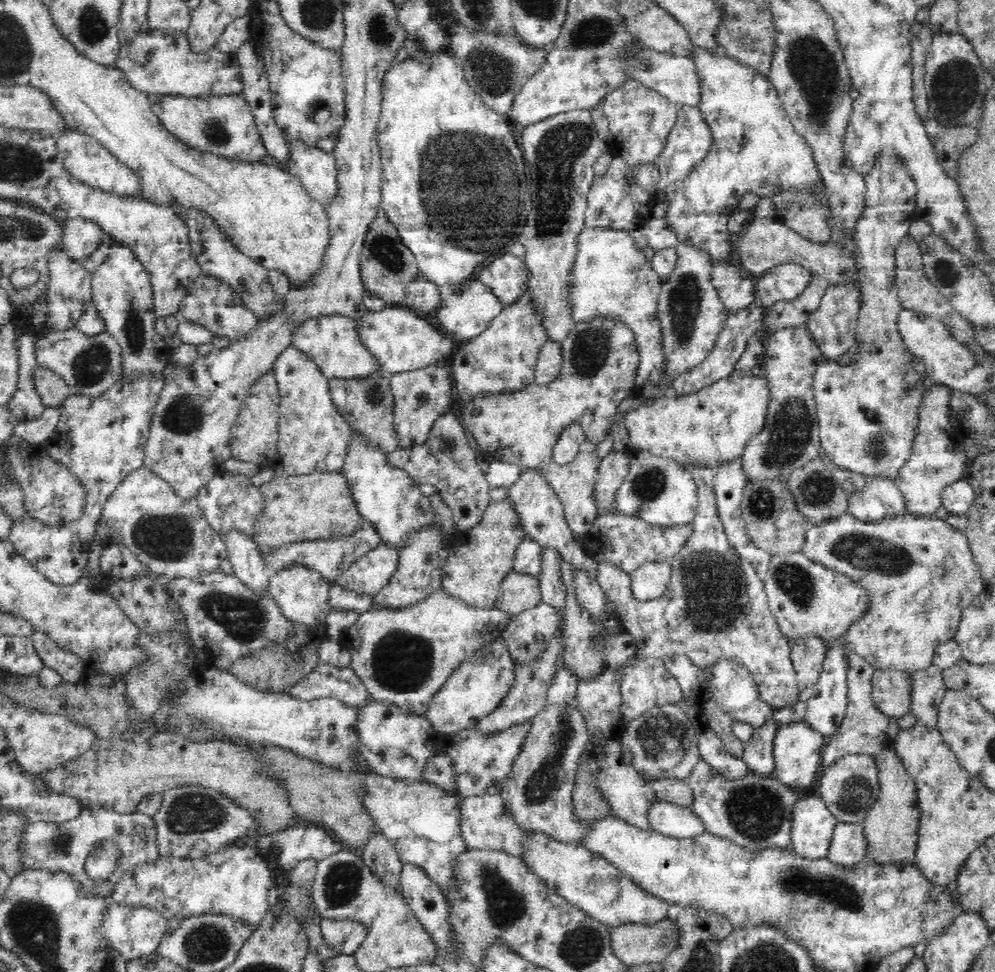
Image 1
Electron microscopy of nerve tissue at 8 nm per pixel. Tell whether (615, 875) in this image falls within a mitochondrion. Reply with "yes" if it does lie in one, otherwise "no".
no

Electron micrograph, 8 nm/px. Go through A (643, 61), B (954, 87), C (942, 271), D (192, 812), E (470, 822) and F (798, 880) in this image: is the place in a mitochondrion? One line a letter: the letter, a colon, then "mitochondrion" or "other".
A: mitochondrion
B: mitochondrion
C: mitochondrion
D: mitochondrion
E: other
F: mitochondrion

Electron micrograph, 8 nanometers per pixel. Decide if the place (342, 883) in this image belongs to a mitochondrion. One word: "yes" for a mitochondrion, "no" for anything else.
yes

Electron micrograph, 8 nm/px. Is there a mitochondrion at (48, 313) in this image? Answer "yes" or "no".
no

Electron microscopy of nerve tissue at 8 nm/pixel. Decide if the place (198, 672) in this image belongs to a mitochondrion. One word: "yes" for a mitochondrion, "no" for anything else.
no

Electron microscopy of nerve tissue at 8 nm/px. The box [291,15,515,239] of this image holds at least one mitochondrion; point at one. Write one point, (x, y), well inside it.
(417, 41)

